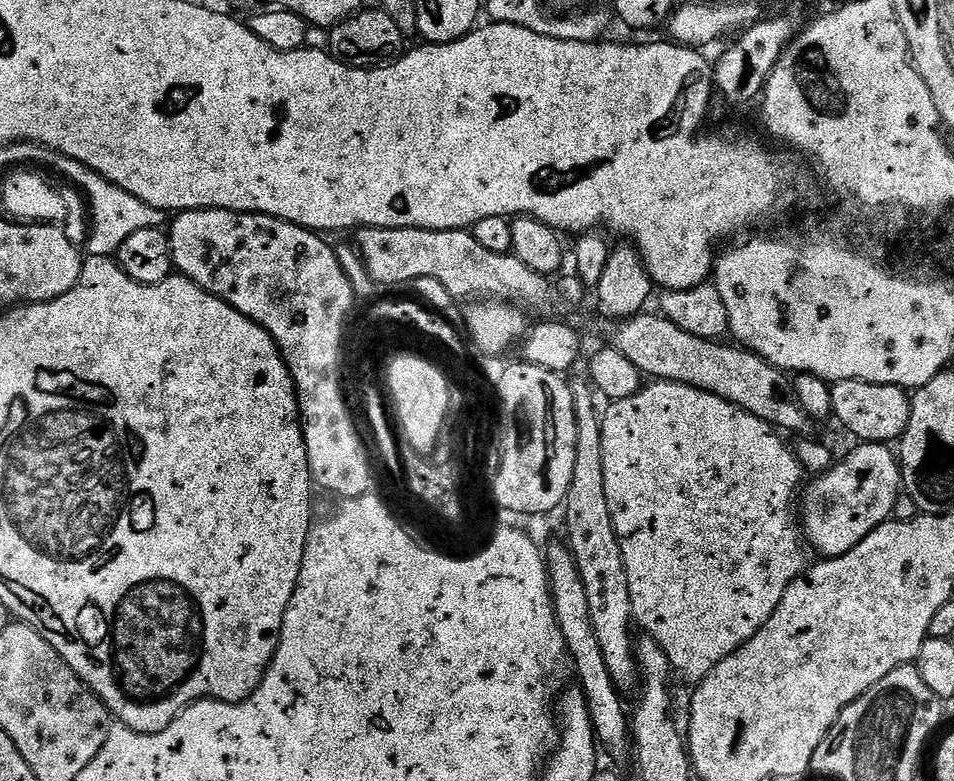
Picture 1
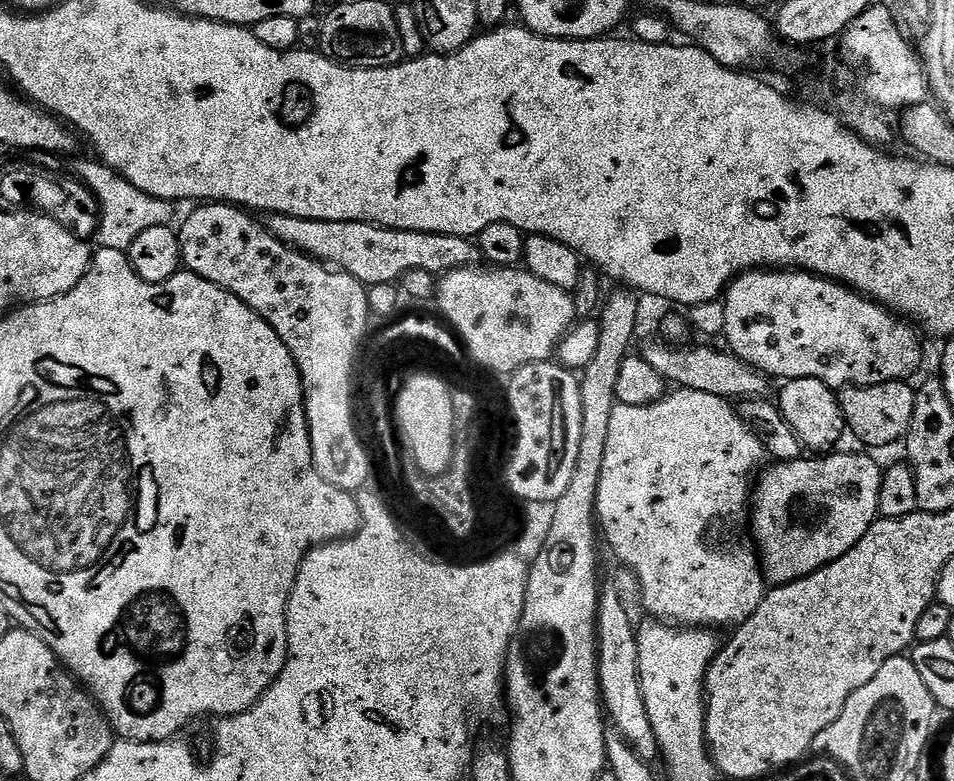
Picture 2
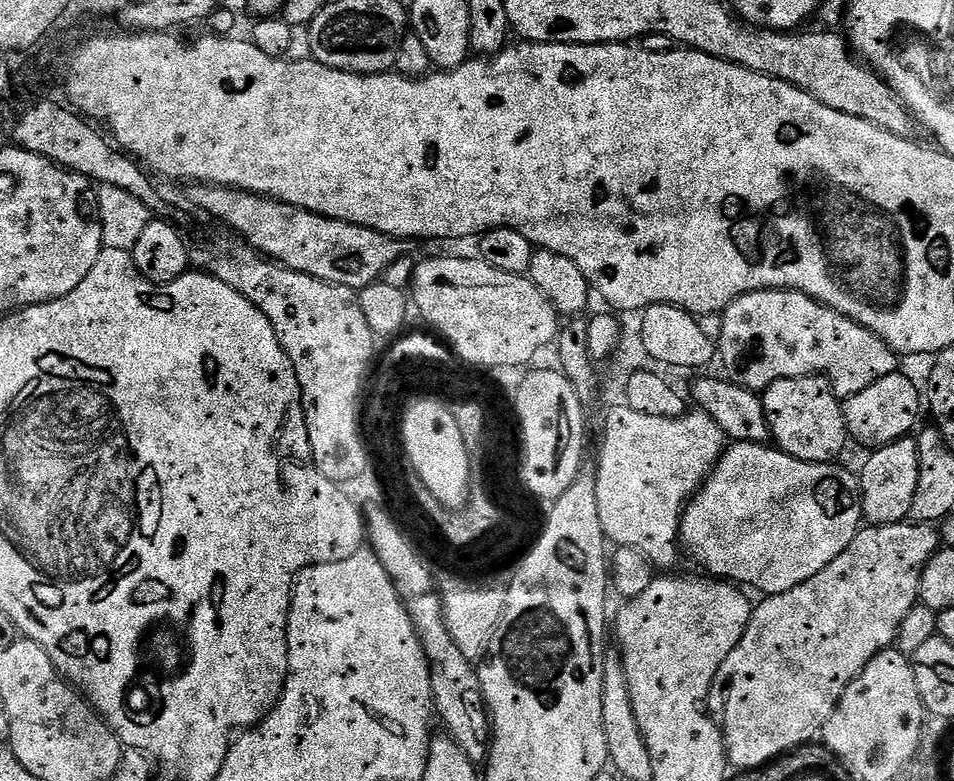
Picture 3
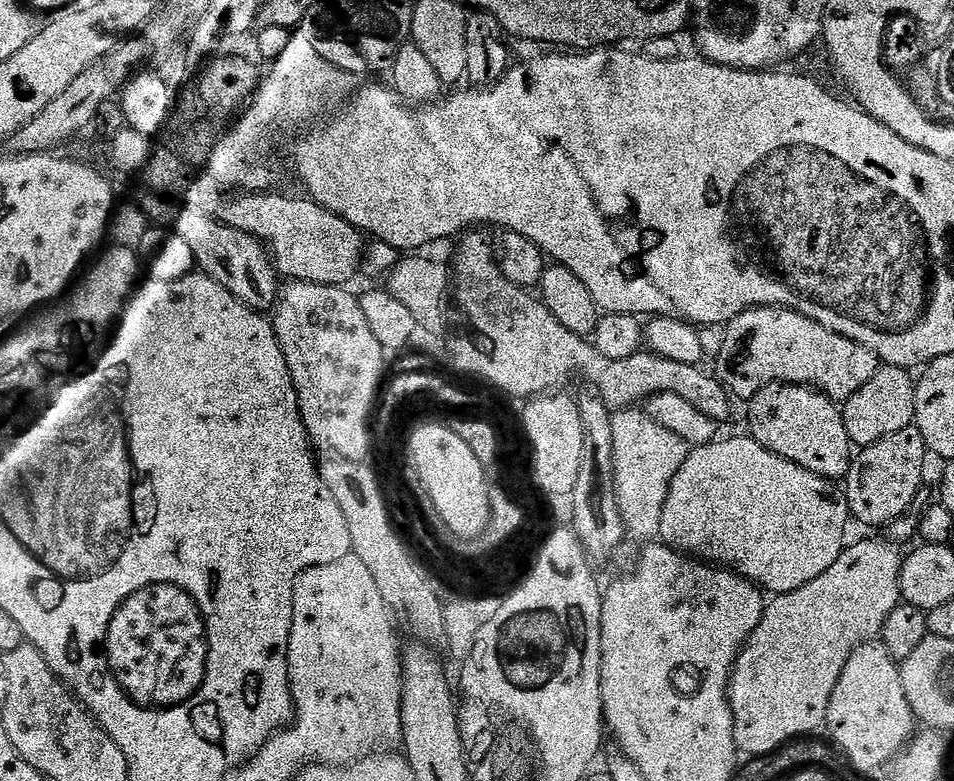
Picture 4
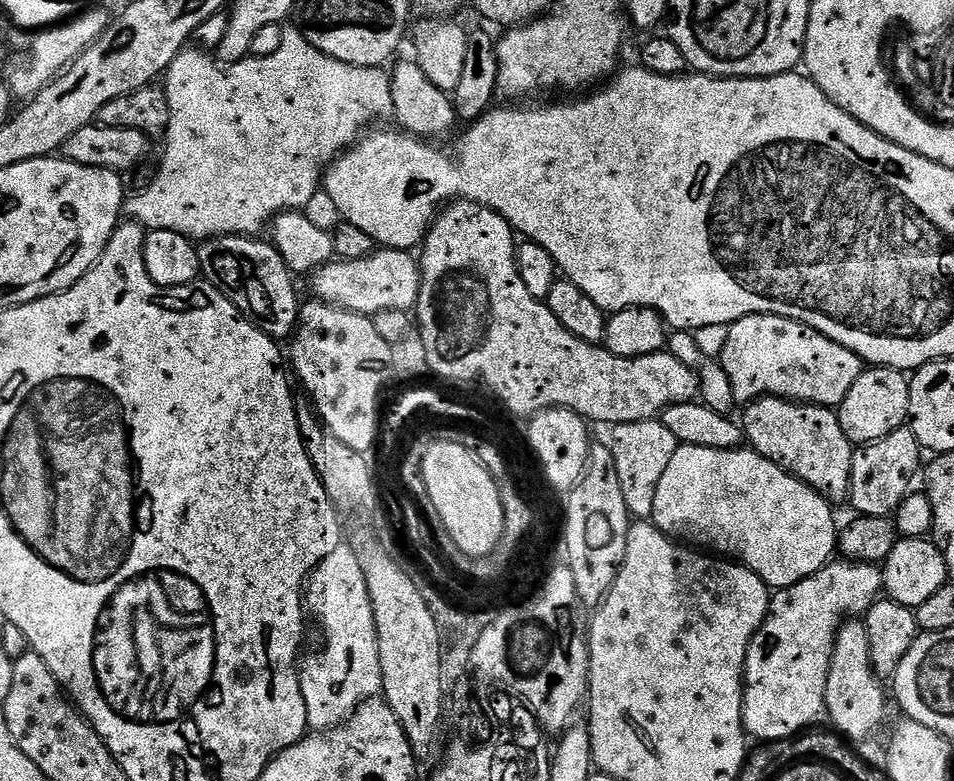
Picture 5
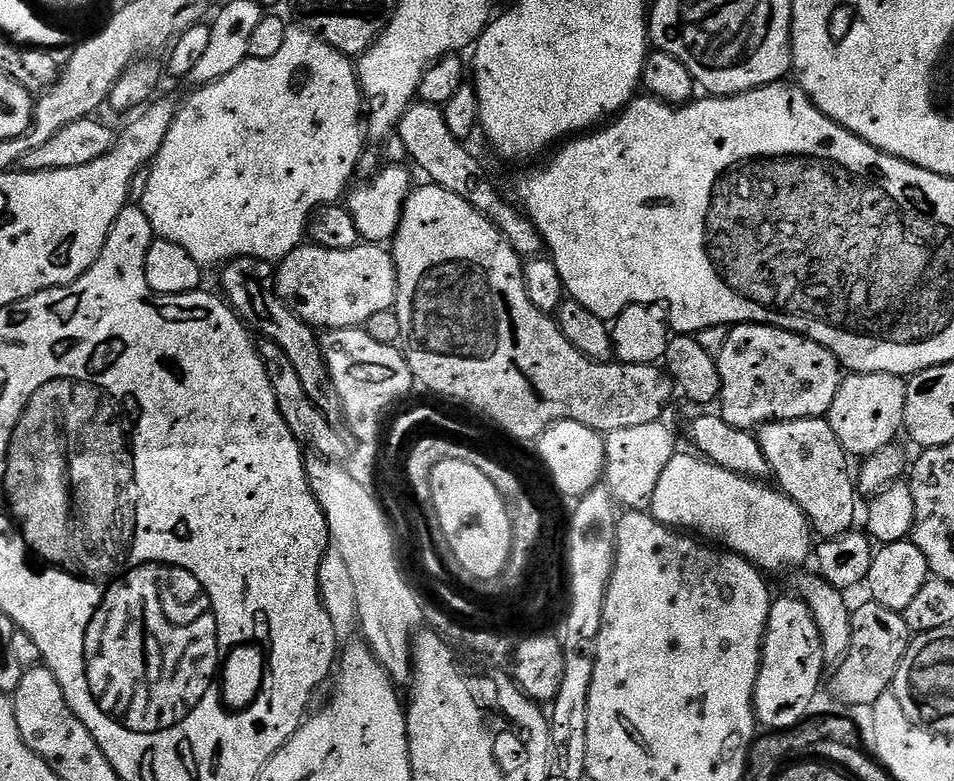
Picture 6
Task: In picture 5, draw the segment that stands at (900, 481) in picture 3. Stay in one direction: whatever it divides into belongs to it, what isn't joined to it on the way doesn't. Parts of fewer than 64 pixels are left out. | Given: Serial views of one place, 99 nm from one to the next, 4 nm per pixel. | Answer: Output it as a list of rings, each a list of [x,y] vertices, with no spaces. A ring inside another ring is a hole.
[[[908,426],[892,431],[878,443],[857,447],[853,456],[848,497],[856,514],[868,517],[893,515],[913,487],[911,484],[920,468],[920,455],[920,443]]]

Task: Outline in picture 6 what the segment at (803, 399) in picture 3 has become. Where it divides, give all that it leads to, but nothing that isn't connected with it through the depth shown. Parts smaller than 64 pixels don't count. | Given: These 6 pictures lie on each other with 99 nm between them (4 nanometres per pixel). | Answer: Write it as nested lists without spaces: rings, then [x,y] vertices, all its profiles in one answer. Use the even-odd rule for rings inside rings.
[[[825,417],[775,420],[757,429],[756,437],[780,490],[807,514],[821,539],[836,539],[855,527],[856,482],[848,472],[847,452]]]

